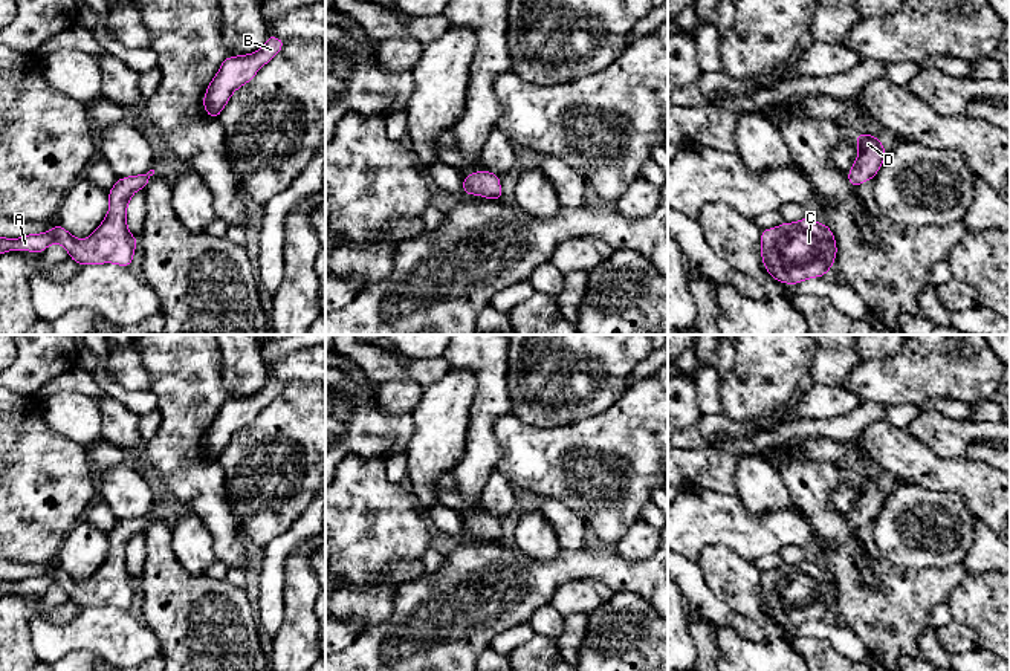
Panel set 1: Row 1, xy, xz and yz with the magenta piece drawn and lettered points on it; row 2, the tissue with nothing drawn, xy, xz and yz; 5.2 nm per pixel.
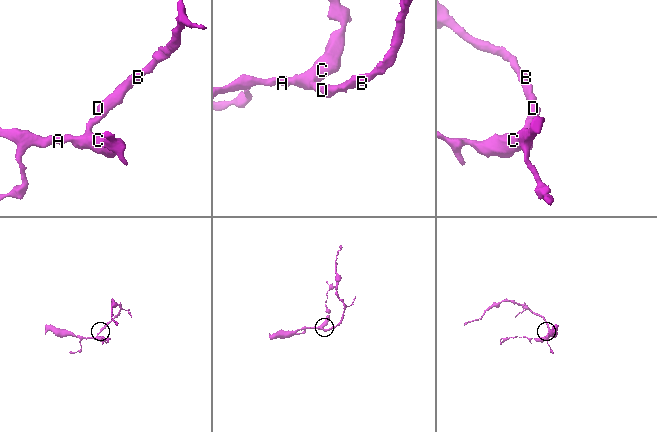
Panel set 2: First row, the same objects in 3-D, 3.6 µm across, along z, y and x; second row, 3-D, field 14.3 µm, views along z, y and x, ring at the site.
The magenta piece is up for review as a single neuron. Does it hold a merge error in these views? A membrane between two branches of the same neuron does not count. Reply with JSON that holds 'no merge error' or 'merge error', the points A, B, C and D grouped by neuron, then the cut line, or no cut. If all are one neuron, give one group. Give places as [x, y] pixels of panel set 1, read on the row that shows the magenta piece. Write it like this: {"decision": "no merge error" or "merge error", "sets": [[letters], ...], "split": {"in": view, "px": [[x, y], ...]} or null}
{"decision": "no merge error", "sets": [["A", "B", "C", "D"]], "split": null}

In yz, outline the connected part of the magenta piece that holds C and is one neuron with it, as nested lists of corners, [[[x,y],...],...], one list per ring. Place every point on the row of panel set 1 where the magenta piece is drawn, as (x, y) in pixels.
[[[807,217],[762,229],[759,251],[766,271],[787,284],[824,277],[837,254],[831,229]]]

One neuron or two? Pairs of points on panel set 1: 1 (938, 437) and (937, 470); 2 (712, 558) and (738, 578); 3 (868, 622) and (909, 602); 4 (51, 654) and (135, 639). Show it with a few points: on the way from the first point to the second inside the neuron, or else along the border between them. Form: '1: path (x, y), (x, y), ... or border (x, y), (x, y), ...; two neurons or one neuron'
1: border (911, 431), (940, 456), (964, 457); two neurons
2: path (718, 564), (732, 578); one neuron
3: path (879, 618), (888, 618), (899, 607); one neuron
4: path (72, 639), (113, 639); one neuron

